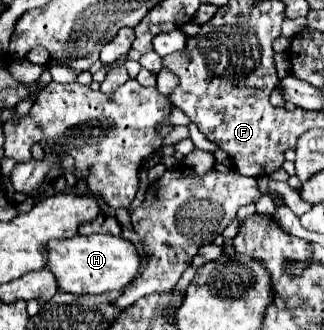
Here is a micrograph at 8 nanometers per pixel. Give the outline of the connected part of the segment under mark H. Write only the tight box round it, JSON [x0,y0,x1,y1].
[48,234,140,294]

